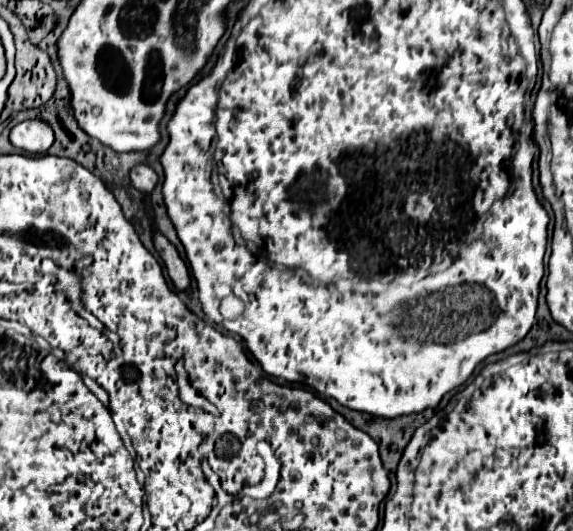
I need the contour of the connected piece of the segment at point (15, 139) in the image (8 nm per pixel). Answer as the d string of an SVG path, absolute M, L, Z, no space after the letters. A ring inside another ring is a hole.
M29 119L17 123L9 135L13 147L27 151L27 153L45 153L53 145L53 129L49 123L41 119Z

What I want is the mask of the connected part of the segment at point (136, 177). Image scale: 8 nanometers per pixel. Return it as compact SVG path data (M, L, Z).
M135 165L129 177L131 177L133 187L139 189L141 193L151 193L153 187L157 185L157 173L149 165Z

